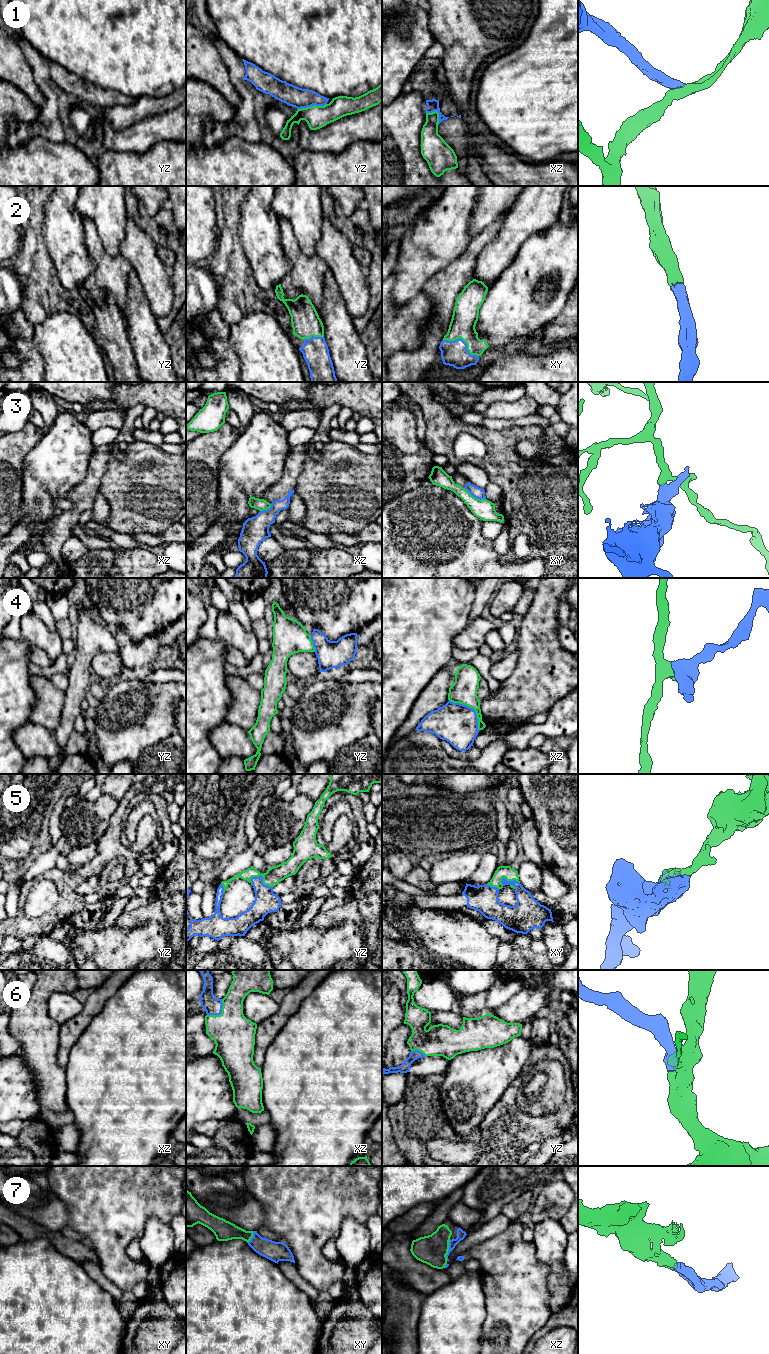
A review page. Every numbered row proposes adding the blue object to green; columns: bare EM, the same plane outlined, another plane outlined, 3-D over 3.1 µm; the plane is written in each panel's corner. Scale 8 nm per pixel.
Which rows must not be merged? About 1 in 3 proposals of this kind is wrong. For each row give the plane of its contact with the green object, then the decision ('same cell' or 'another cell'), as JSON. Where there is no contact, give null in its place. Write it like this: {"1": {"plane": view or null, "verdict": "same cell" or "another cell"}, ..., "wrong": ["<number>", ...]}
{"1": {"plane": "yz", "verdict": "another cell"}, "2": {"plane": "xy", "verdict": "same cell"}, "3": {"plane": "xy", "verdict": "another cell"}, "4": {"plane": "xz", "verdict": "another cell"}, "5": {"plane": "yz", "verdict": "same cell"}, "6": {"plane": "xz", "verdict": "same cell"}, "7": {"plane": "xz", "verdict": "same cell"}, "wrong": ["1", "3", "4"]}

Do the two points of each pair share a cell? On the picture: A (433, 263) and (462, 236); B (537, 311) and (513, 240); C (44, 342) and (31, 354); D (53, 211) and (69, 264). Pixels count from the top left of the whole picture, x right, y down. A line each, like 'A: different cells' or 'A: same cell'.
A: same cell
B: different cells
C: different cells
D: same cell

